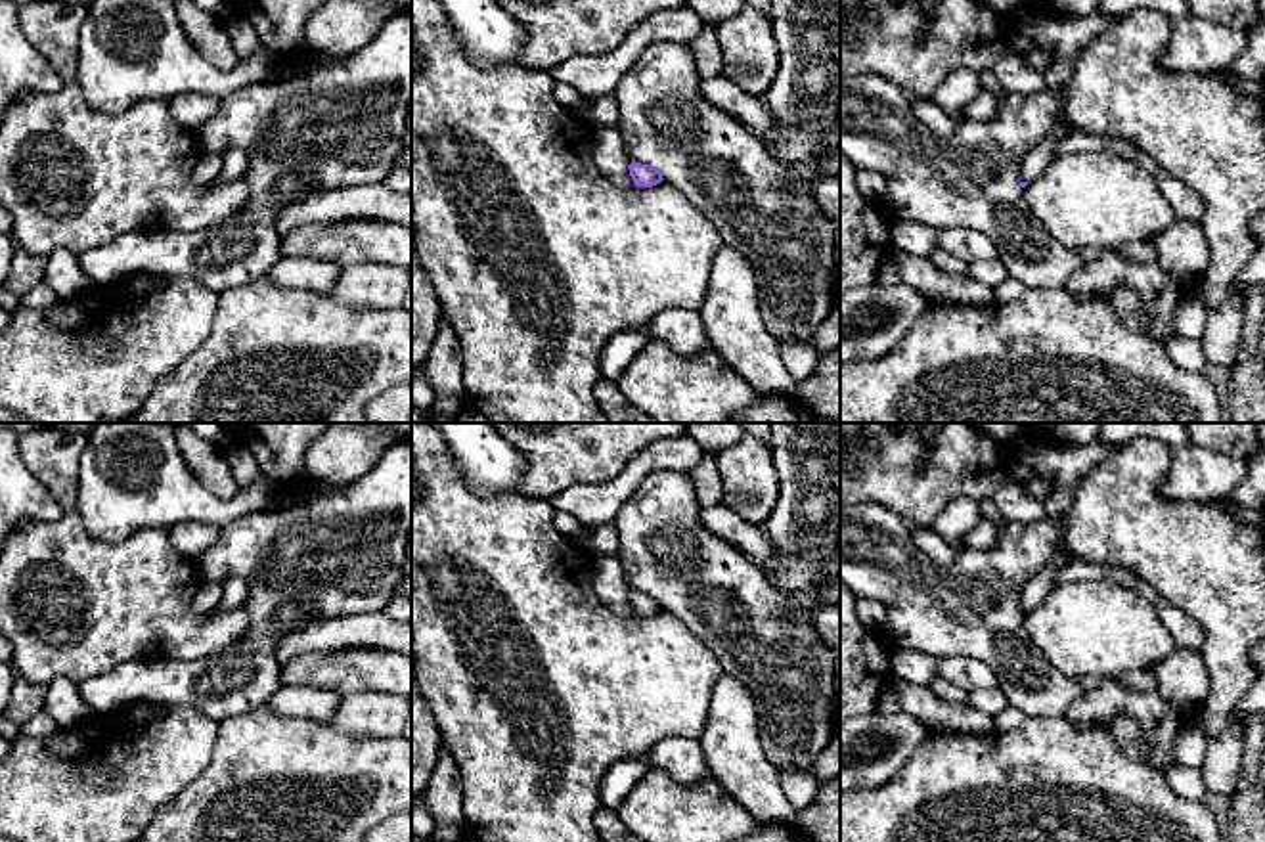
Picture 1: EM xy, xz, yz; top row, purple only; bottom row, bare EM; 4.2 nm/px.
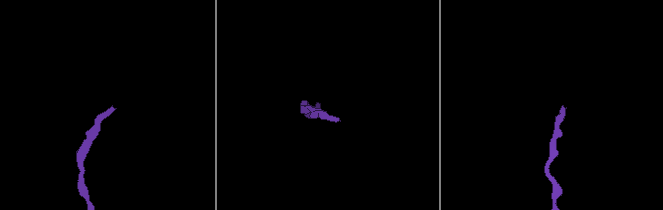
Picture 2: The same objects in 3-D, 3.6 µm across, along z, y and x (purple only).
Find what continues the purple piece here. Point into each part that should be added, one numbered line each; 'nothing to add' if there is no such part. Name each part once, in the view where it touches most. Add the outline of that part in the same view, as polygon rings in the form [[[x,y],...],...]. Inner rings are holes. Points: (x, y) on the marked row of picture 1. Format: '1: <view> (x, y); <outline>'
1: yz (1063, 37); [[[1054,13],[1024,15],[1024,29],[1032,42],[1051,54],[1051,65],[1043,73],[1047,90],[1058,100],[1058,136],[1035,145],[1020,165],[1020,182],[1033,182],[1054,157],[1056,144],[1074,128],[1066,117],[1066,84],[1072,77],[1076,55],[1097,36],[1100,36],[1118,17],[1095,13],[1089,17],[1060,17]]]

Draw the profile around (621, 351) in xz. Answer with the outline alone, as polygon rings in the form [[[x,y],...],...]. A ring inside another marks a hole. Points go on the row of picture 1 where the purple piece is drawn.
[[[649,323],[616,333],[601,354],[603,379],[618,381],[633,358],[649,344]]]

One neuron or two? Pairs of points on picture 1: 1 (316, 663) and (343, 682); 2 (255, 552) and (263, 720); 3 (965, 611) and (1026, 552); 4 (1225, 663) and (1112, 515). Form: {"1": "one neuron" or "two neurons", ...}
{"1": "one neuron", "2": "two neurons", "3": "one neuron", "4": "one neuron"}

